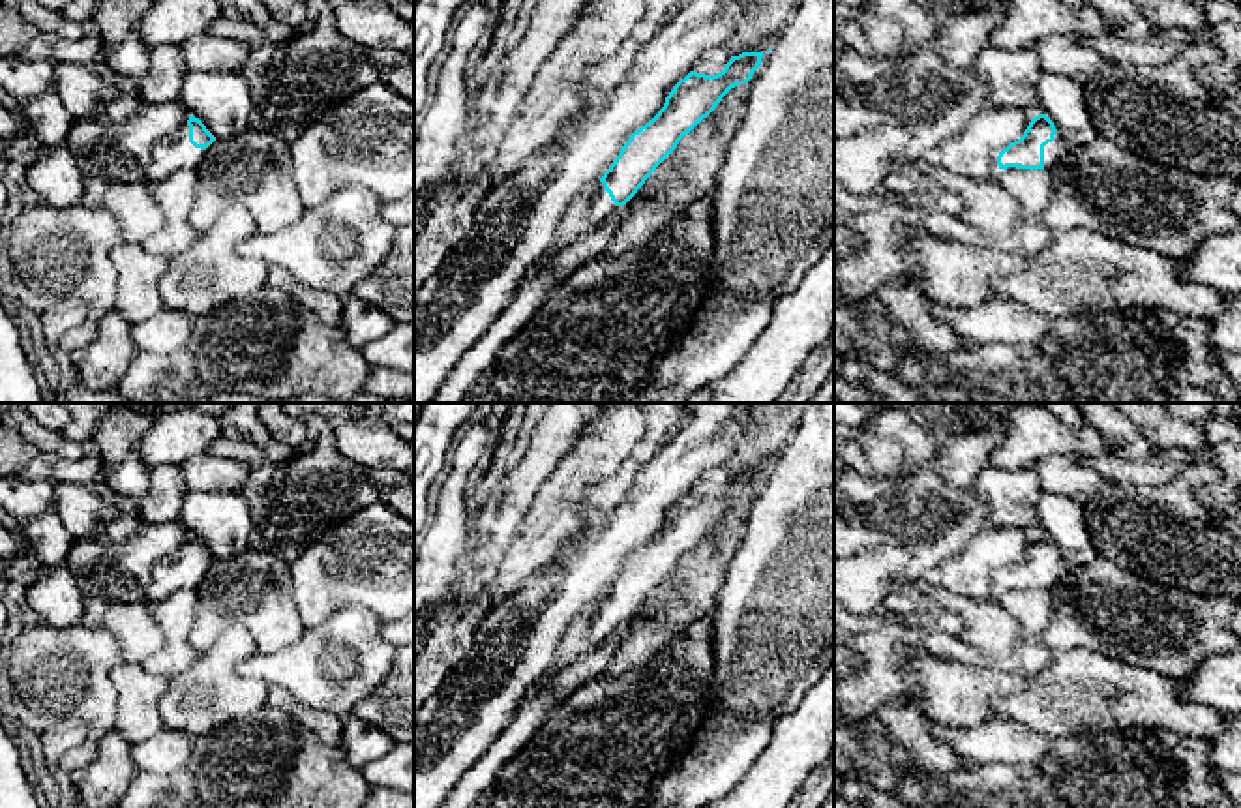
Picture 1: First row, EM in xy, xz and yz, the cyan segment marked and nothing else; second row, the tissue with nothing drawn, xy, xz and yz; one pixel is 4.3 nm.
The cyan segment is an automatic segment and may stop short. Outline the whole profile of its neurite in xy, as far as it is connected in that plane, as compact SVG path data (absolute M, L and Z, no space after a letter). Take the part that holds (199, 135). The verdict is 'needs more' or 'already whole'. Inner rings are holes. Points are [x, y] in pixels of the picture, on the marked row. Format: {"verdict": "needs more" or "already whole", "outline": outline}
{"verdict": "needs more", "outline": "M189 116L186 124L154 144L142 184L154 186L176 171L195 169L214 141L206 126Z"}

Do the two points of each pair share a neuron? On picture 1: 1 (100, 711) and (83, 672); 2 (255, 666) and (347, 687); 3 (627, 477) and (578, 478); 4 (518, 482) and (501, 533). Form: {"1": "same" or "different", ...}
{"1": "same", "2": "same", "3": "different", "4": "same"}

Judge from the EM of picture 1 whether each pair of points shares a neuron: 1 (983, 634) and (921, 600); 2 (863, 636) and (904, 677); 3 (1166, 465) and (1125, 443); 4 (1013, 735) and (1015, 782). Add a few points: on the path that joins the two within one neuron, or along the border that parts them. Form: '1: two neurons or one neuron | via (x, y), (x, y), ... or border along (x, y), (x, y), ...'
1: one neuron | via (971, 617), (958, 604), (938, 600)
2: one neuron | via (872, 645), (895, 668)
3: two neurons | border along (1157, 450), (1142, 460), (1112, 454)
4: two neurons | border along (1035, 763), (971, 765)

